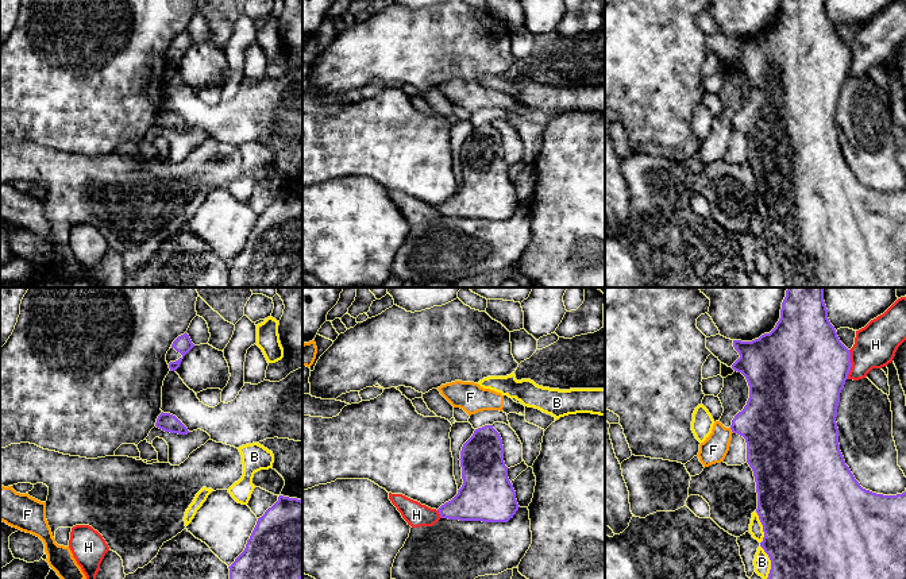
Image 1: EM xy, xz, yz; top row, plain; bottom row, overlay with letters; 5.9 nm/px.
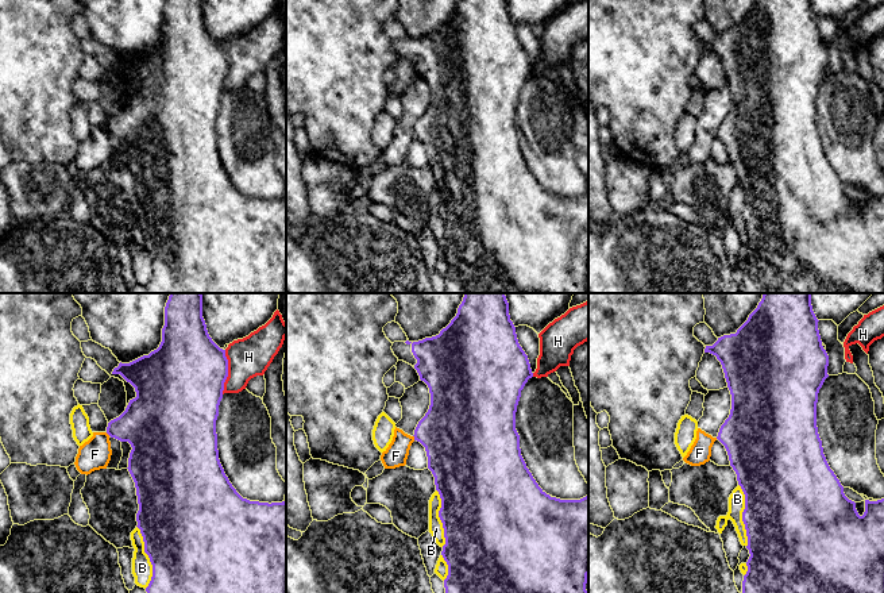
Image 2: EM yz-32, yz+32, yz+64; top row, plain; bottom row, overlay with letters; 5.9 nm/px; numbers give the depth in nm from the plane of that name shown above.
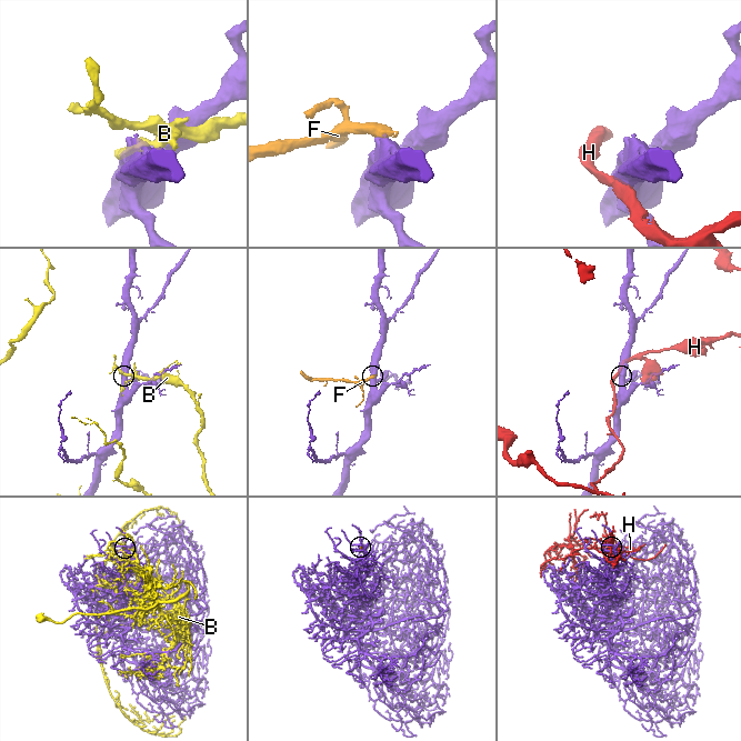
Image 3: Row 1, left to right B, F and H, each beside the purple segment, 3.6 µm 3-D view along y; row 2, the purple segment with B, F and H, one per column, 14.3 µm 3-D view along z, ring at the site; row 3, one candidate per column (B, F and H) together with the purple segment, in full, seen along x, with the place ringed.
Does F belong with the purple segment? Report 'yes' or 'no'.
no

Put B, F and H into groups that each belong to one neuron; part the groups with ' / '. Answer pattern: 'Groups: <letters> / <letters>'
Groups: B / F / H

